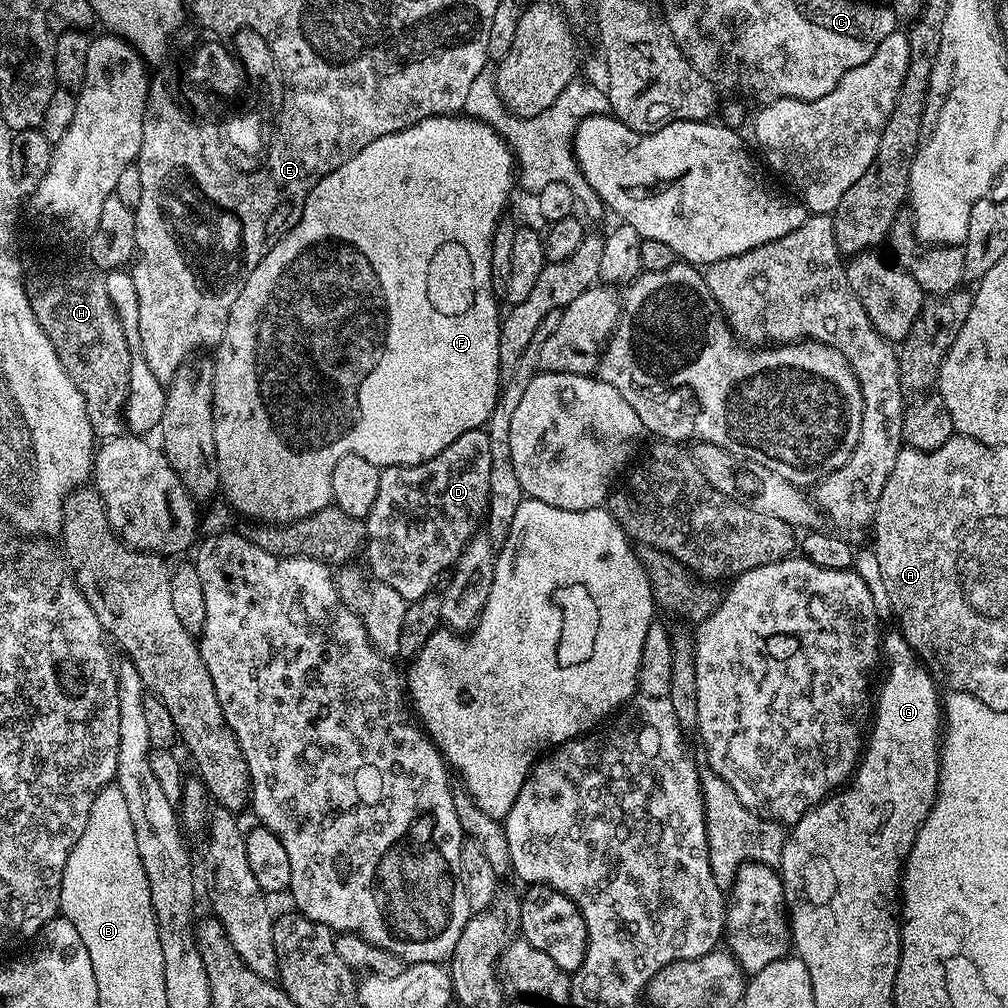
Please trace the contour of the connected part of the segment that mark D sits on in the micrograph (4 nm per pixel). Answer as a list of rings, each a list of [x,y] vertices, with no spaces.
[[[475,428],[474,430],[466,430],[466,434],[462,434],[454,442],[450,442],[450,446],[446,446],[446,450],[442,450],[442,454],[438,454],[434,458],[424,460],[421,464],[394,464],[389,463],[388,469],[385,467],[380,473],[380,481],[378,482],[378,498],[374,498],[374,506],[370,510],[370,514],[366,518],[368,526],[368,542],[366,545],[366,561],[372,567],[372,572],[376,575],[375,579],[379,583],[391,586],[392,589],[398,590],[398,594],[402,594],[402,598],[406,601],[420,600],[422,597],[429,595],[433,591],[432,588],[440,580],[440,575],[447,573],[449,569],[455,565],[460,555],[464,553],[468,543],[472,541],[472,537],[477,535],[479,526],[485,519],[488,510],[488,495],[490,494],[490,438],[484,428]]]

